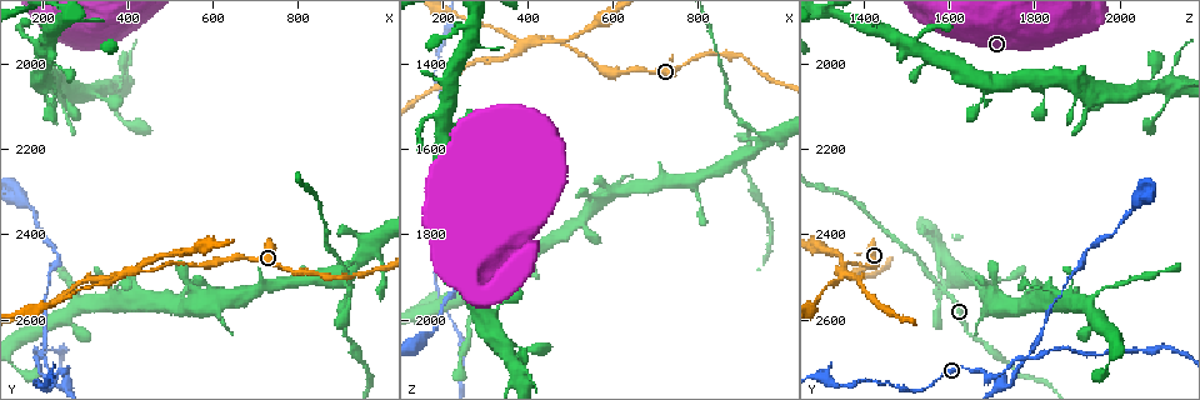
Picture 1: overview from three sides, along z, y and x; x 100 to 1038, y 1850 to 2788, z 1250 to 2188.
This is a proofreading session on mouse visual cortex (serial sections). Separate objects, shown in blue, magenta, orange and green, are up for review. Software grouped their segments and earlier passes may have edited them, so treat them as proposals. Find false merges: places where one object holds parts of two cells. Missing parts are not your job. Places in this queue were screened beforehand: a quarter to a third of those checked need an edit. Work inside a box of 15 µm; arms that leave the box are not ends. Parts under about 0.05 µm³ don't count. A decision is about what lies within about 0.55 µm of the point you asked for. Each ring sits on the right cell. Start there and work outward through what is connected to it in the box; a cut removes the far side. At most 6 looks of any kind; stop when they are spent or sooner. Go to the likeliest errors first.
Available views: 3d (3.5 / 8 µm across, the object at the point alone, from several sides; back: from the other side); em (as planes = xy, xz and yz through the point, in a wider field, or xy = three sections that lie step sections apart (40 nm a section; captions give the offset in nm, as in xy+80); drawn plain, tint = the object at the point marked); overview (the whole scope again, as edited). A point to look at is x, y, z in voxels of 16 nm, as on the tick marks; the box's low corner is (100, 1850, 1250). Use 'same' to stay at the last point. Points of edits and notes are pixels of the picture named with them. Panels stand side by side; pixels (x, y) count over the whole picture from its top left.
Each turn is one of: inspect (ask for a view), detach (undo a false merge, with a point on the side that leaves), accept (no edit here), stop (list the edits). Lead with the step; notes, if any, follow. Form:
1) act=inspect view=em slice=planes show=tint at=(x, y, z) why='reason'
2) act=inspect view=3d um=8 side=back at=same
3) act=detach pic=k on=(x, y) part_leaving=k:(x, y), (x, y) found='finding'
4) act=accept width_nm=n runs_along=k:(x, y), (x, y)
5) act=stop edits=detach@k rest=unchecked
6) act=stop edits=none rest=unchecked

act=inspect view=3d um=3.5 at=(190, 2695, 1785) why='looks like a crossing'

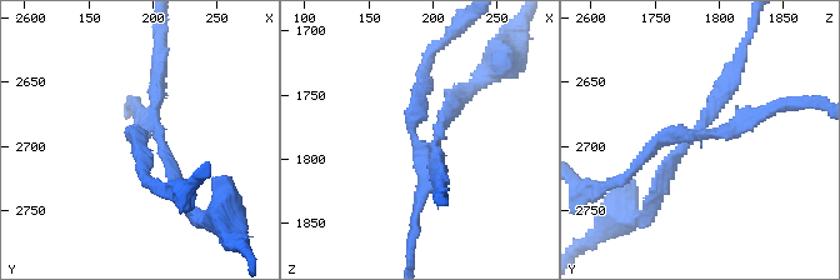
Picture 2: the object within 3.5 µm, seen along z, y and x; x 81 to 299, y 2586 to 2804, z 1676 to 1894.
act=inspect view=em slice=xy step=5 show=tint at=(196, 2690, 1790) arms=4 arm_widths_nm=150,150,150,200 why='shape alone is not enough'

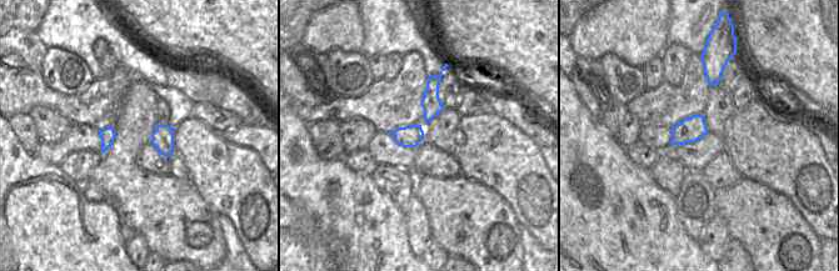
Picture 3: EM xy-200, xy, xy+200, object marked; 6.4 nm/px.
act=detach pic=2 on=(156, 84) found='two cells meet here'

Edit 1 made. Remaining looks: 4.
act=inspect view=3d um=3.5 side=back at=(425, 2485, 1340) why='four or more arms meet'

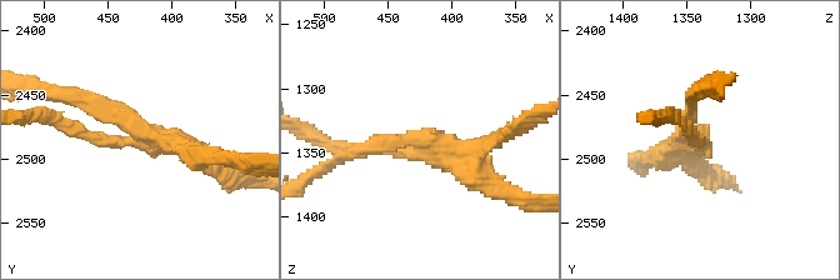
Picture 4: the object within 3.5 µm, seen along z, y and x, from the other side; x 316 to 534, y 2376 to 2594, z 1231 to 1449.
act=inspect view=em slice=xy step=1 show=tint at=(422, 2484, 1340) arms=4 arm_widths_nm=150,200,200,250

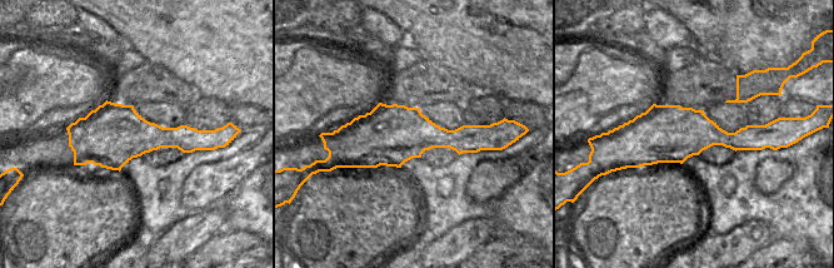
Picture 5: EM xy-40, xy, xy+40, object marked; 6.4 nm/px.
act=detach pic=4 on=(216, 156) found='two cells meet here'

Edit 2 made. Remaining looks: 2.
act=stop edits=detach@2,detach@4 rest=unchecked

